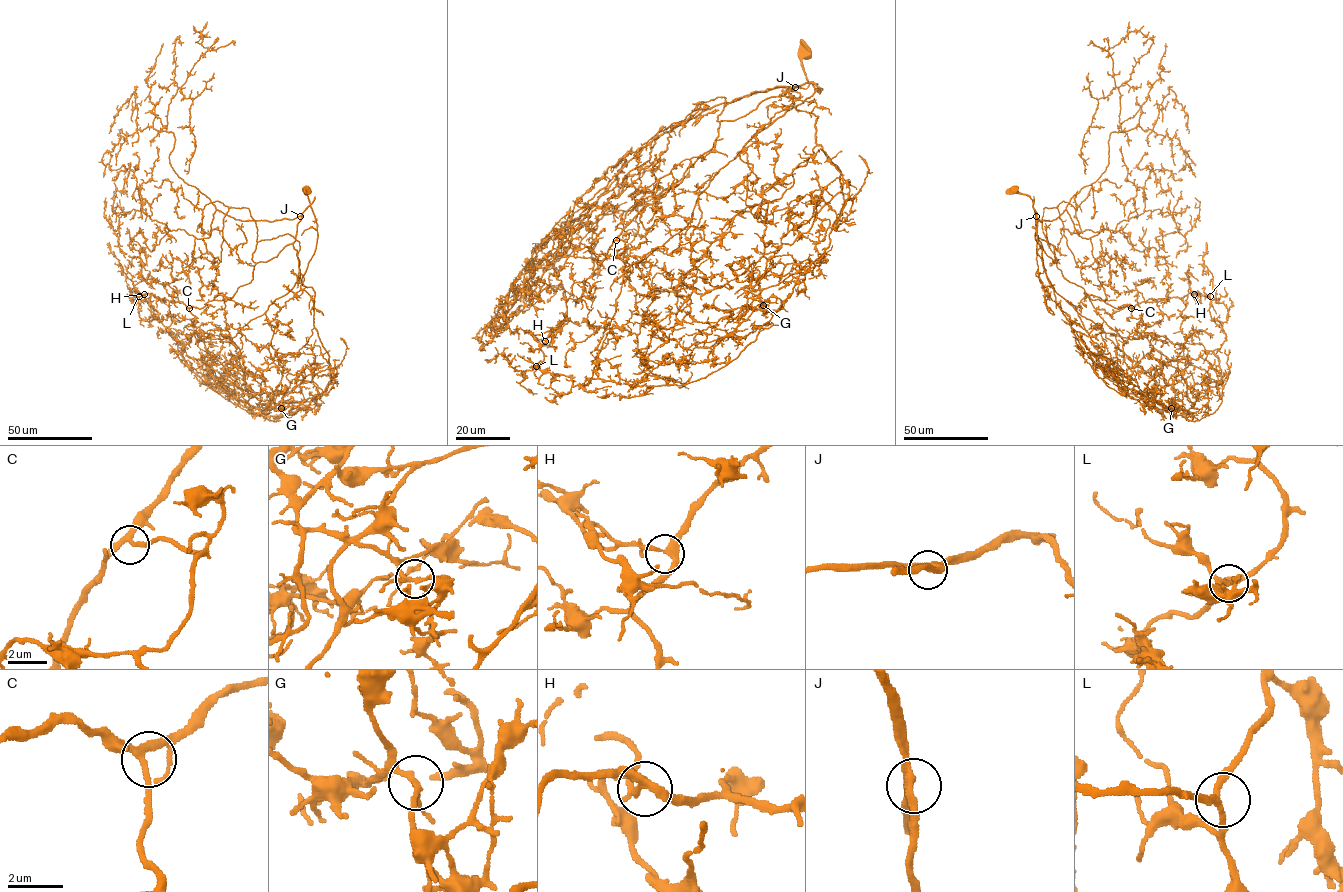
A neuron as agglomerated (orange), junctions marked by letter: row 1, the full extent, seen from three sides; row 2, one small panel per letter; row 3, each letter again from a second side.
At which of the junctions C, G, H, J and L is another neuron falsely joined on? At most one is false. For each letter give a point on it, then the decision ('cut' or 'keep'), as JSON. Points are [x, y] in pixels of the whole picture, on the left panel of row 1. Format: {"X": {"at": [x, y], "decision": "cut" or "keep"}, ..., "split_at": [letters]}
{"C": {"at": [189, 308], "decision": "keep"}, "G": {"at": [281, 408], "decision": "cut"}, "H": {"at": [144, 294], "decision": "keep"}, "J": {"at": [300, 216], "decision": "keep"}, "L": {"at": [139, 296], "decision": "keep"}, "split_at": ["G"]}

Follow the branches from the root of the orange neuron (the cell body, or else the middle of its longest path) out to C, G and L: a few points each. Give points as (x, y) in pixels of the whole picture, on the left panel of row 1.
C: (307, 189), (310, 203), (295, 240), (276, 257), (257, 262), (253, 279), (230, 300), (189, 308)
G: (307, 189), (293, 244), (300, 278), (265, 312), (284, 362), (273, 410), (281, 408)
L: (307, 189), (310, 203), (295, 240), (257, 262), (253, 279), (230, 300), (198, 308), (139, 296)

